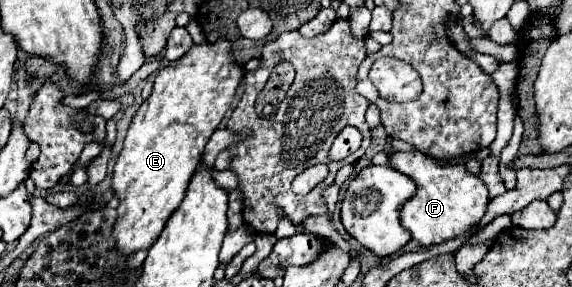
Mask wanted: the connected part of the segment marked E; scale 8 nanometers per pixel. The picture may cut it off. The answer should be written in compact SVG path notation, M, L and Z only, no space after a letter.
M223 39L217 43L193 45L191 51L183 55L179 61L173 61L157 71L153 91L133 115L131 125L127 129L127 137L123 141L123 149L117 155L117 161L113 167L111 189L113 189L113 195L119 199L119 207L117 207L117 219L111 235L117 241L115 249L125 259L133 257L141 249L149 249L153 245L153 239L157 239L157 235L161 233L165 219L169 219L169 215L185 199L187 185L193 177L195 167L201 161L203 149L209 137L213 135L213 131L219 127L223 115L227 113L241 77L243 77L243 67L235 63L231 55L231 45L229 41L223 41Z

